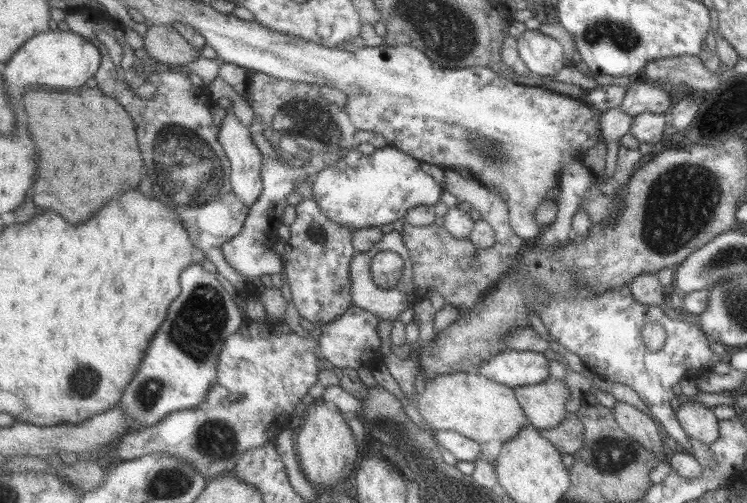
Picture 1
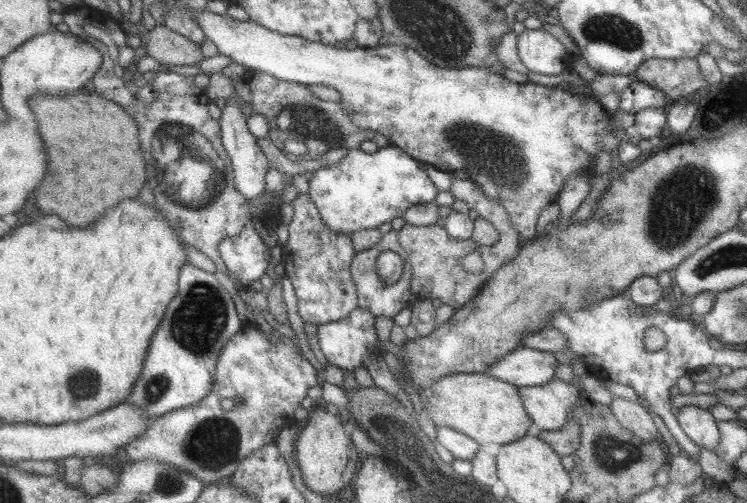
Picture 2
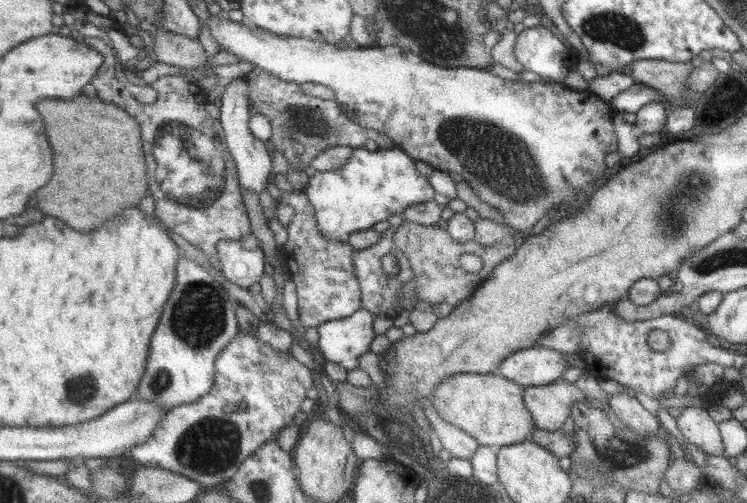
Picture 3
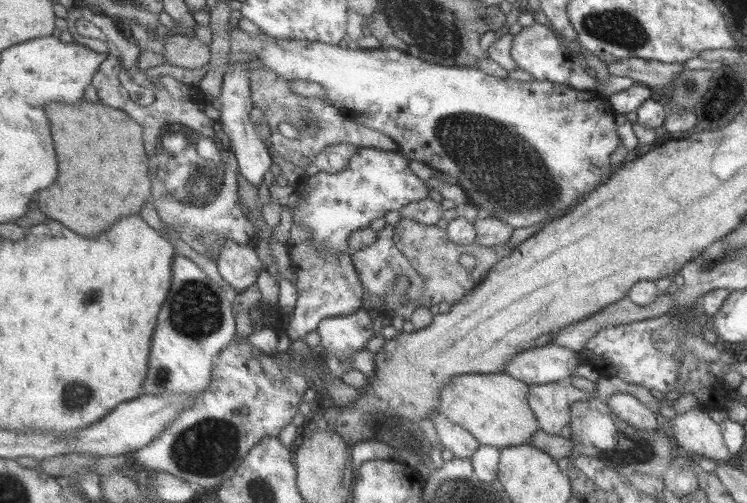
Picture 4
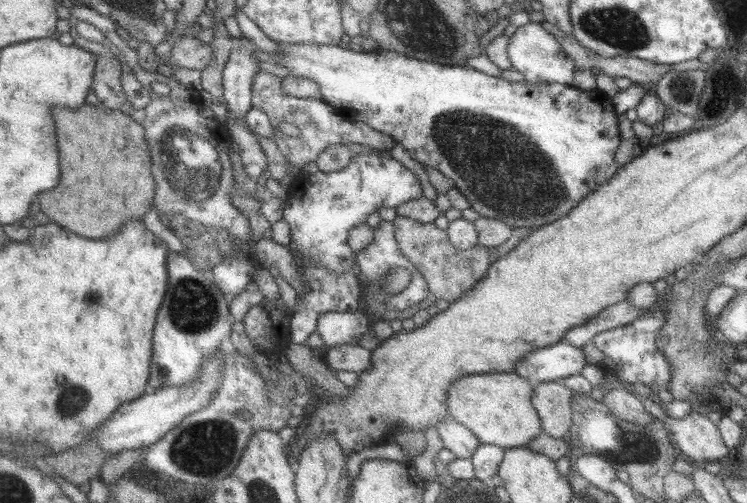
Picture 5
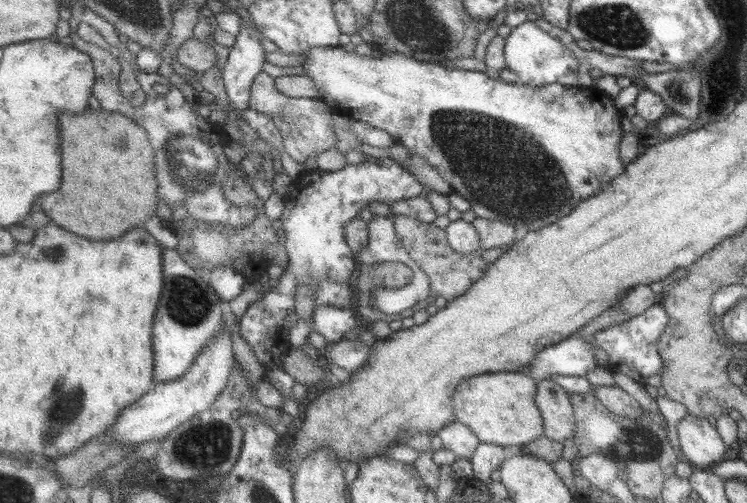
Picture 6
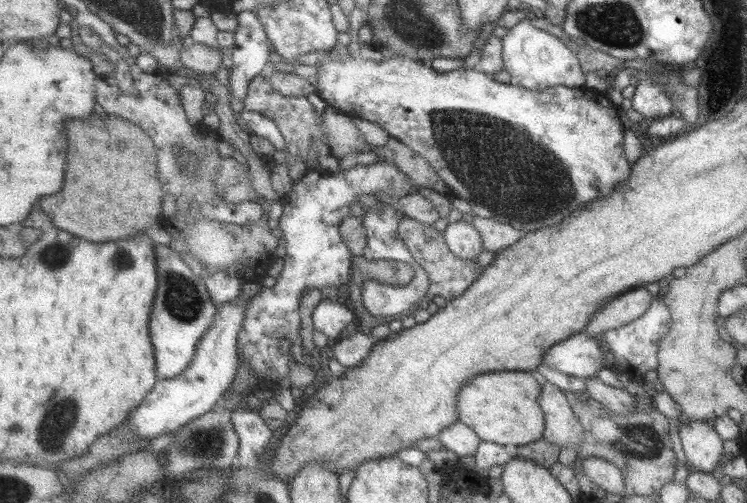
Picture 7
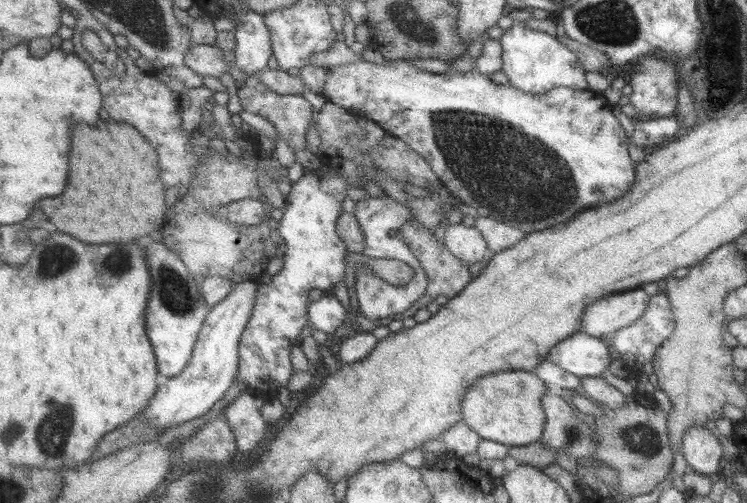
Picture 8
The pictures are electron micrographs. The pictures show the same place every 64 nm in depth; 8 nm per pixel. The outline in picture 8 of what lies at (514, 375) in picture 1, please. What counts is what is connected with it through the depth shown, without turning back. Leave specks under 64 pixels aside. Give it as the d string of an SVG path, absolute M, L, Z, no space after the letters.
M575 332L573 336L555 344L549 350L547 360L577 378L601 378L601 374L611 366L607 346L609 344L605 338L593 338L585 336L583 332Z

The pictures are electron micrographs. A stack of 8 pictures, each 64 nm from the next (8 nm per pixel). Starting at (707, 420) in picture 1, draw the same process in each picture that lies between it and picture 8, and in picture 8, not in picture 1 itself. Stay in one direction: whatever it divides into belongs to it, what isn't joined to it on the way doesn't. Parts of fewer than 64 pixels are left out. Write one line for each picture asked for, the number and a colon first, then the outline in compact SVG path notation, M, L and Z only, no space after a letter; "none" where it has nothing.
2: M683 406L677 414L677 424L687 436L687 440L693 442L697 448L715 452L721 434L717 428L717 420L711 418L711 410L697 406Z
3: M695 406L683 408L675 420L679 434L689 446L697 448L699 452L705 452L707 456L725 454L719 426L715 424L715 420L709 418L707 408L695 408Z
4: M689 410L683 416L669 420L669 436L673 446L693 460L695 456L705 456L709 460L723 460L731 458L731 452L725 448L719 424L709 418L709 412Z
5: M689 412L681 420L665 416L663 424L667 426L679 456L689 460L693 466L701 466L703 462L711 460L727 460L729 450L723 446L719 430L711 420L707 420L707 416L695 412Z
6: M685 416L679 420L677 424L677 440L679 440L679 450L681 450L681 458L685 462L689 462L693 466L693 470L709 470L713 464L719 464L721 456L725 454L727 446L721 442L719 434L715 432L715 428L709 424L709 420L705 418L695 418L695 416Z
7: M689 422L679 426L679 440L687 458L687 468L695 472L707 472L717 468L723 440L705 422Z
8: M705 426L689 428L681 440L683 440L681 452L687 462L687 470L701 476L715 474L719 460L723 458L723 450L721 444L717 442L717 434L705 430Z

